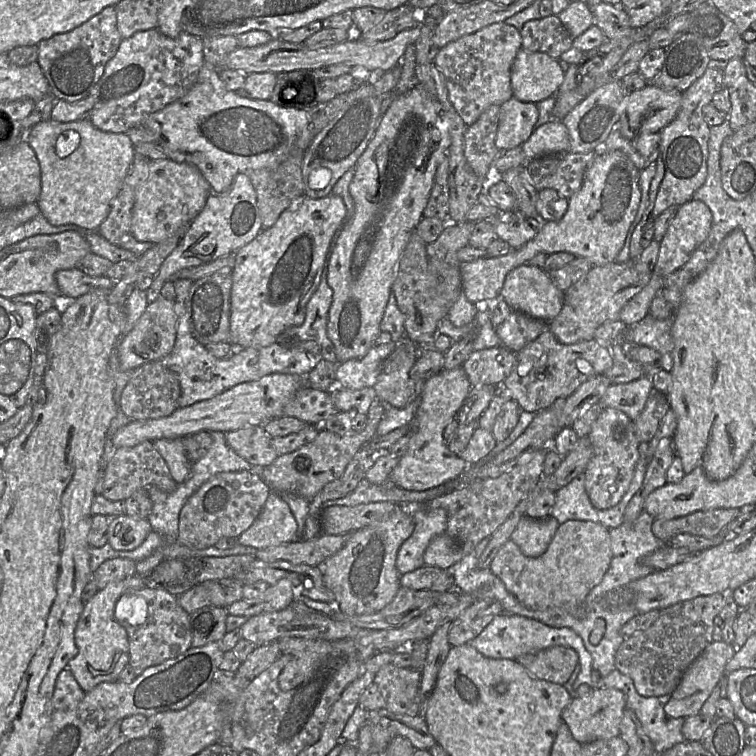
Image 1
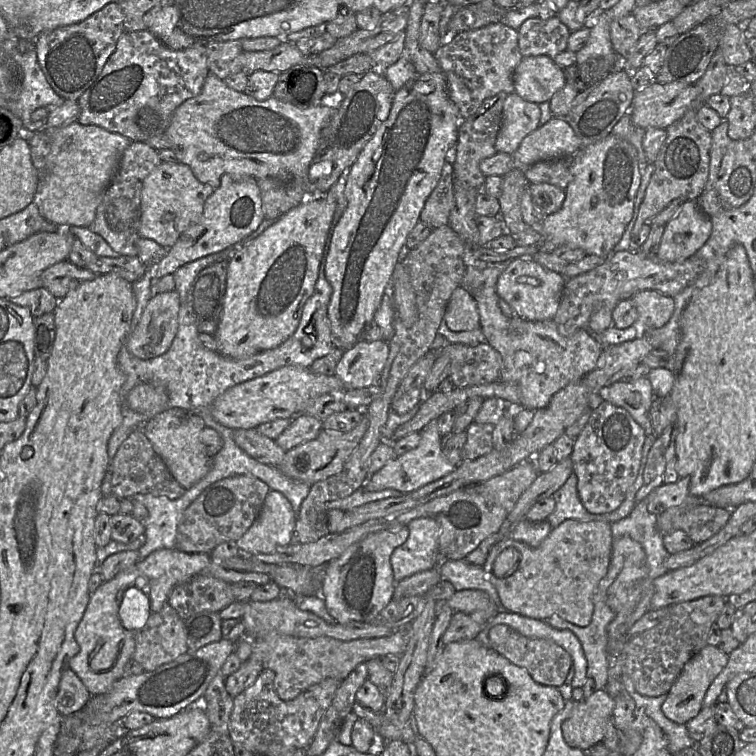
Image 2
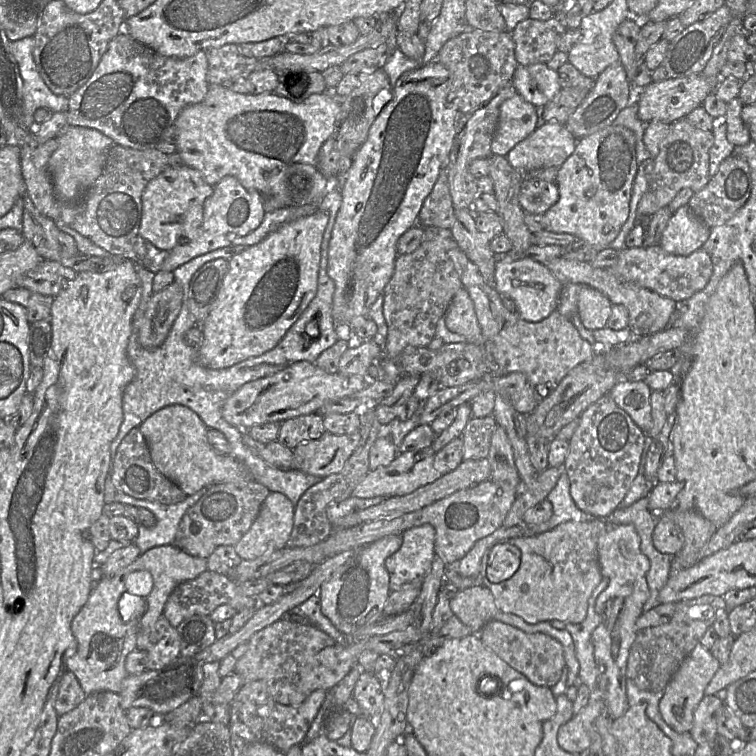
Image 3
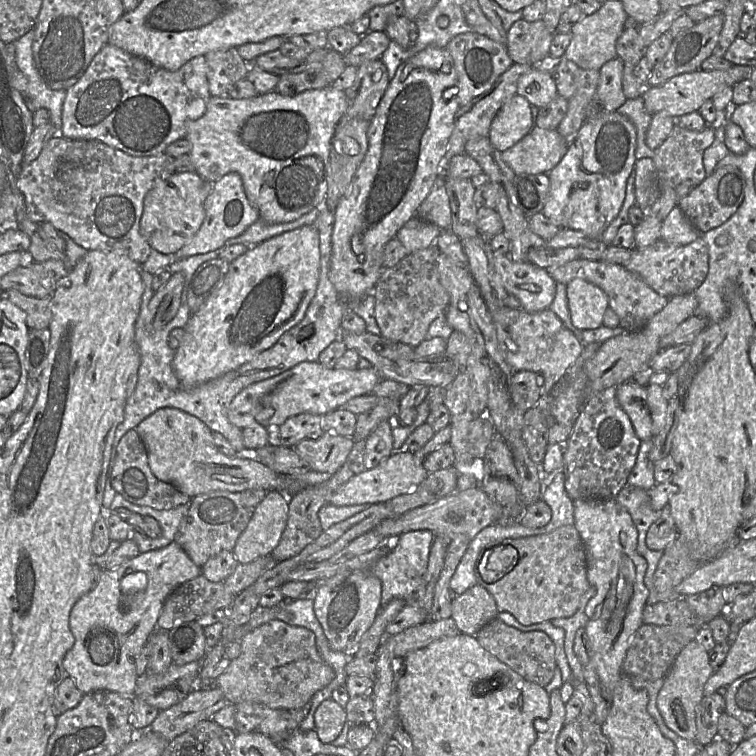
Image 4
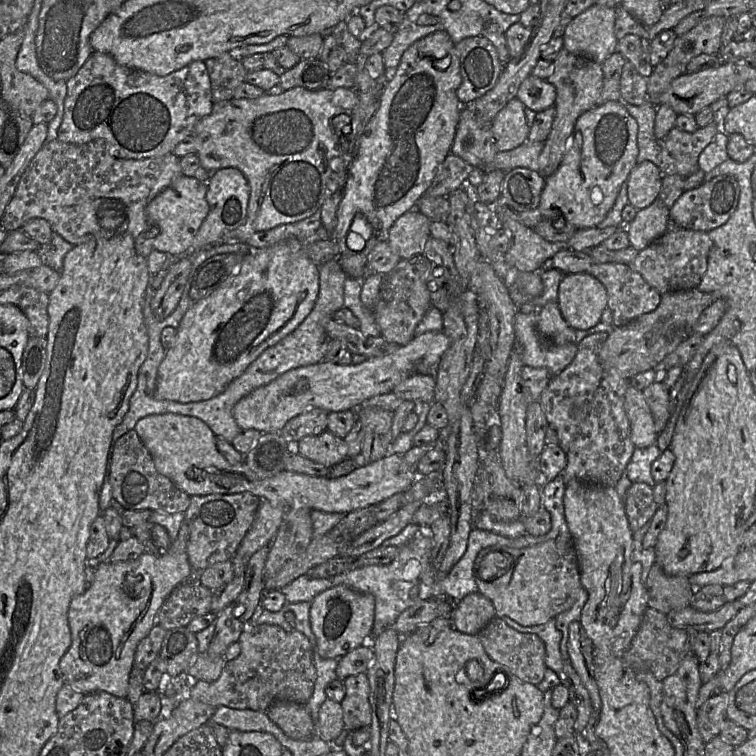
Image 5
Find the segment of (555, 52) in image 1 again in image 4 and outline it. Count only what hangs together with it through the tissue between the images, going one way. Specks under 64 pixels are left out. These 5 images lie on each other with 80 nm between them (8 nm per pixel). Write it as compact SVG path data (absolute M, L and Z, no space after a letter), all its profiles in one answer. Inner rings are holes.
M518 20L507 32L508 54L514 63L536 66L549 55L554 34L543 20L535 22Z

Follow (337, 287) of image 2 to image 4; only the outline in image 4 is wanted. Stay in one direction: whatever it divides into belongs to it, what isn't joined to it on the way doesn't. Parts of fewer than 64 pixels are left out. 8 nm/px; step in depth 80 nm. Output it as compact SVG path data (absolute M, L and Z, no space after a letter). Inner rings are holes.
M427 46L423 51L417 53L413 57L409 58L403 62L396 70L395 76L390 80L389 85L381 98L379 105L376 109L376 113L372 120L370 121L369 128L367 131L368 138L368 149L365 153L365 157L357 168L347 191L340 199L336 209L334 210L334 222L333 222L333 231L331 235L332 243L332 253L330 260L330 272L329 278L334 284L338 293L345 298L346 300L350 299L360 299L365 295L369 294L376 283L379 280L380 275L382 274L384 268L382 265L383 260L383 251L385 245L395 238L399 229L410 219L417 216L417 209L420 204L425 200L425 198L430 193L436 179L439 175L443 174L445 155L447 152L449 140L452 136L455 127L456 114L461 109L461 105L458 102L457 96L450 100L445 100L443 94L445 90L453 88L458 83L458 77L454 65L454 61L450 53L446 48L439 48L437 46ZM353 237L359 237L361 244L363 246L363 251L359 254L356 254L352 248L352 239Z

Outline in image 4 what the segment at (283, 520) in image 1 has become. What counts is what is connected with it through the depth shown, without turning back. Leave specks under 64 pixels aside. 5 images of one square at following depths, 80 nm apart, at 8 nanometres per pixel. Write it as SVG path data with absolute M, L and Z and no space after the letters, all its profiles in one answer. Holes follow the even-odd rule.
M268 491L233 548L239 564L271 555L286 527L288 512L289 499L280 491Z

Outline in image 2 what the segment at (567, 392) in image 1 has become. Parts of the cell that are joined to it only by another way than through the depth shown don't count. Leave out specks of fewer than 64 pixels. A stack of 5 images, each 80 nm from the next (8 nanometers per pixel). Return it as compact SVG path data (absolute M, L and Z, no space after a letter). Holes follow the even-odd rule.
M482 287L470 294L477 302L480 327L487 343L502 356L500 379L520 386L522 408L538 410L546 407L558 391L582 380L597 368L604 345L586 329L563 336L554 320L529 321L517 315L507 317L499 307L500 297L494 287Z

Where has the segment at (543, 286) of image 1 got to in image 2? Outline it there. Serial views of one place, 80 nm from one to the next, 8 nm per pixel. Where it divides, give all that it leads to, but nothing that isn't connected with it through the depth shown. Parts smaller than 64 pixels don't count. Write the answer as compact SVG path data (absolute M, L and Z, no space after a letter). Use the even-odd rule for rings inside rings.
M526 258L512 260L499 276L495 289L513 308L515 315L529 321L547 321L553 320L558 311L565 283L562 274Z

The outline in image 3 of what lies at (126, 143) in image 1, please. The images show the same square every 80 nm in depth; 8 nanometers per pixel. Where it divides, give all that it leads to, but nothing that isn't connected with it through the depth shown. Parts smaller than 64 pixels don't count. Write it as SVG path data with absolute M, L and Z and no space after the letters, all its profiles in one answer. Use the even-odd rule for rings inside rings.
M66 126L55 139L58 147L48 160L48 172L57 198L63 203L74 203L101 175L108 152L115 144L98 130L81 126Z

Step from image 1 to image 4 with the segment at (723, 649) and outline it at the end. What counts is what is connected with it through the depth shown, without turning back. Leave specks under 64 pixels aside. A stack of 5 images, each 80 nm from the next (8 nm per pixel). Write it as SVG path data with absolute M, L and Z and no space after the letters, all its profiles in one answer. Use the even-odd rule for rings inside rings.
M692 641L676 657L663 679L663 686L657 696L657 708L666 726L686 740L695 741L696 710L704 697L705 683L713 672L714 669L709 663L709 653L699 643Z

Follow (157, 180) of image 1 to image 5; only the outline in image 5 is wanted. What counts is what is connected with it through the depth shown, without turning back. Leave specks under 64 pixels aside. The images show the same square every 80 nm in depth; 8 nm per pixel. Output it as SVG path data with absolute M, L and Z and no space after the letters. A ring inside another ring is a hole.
M181 175L147 205L149 223L159 228L159 234L152 242L154 249L177 257L191 252L194 238L209 212L206 201L207 183Z

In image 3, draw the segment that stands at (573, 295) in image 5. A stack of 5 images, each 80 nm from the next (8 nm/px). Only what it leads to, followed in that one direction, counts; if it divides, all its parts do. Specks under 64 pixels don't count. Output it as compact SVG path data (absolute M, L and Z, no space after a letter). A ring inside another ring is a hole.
M581 285L577 297L577 314L585 328L597 330L607 327L612 303L601 291Z

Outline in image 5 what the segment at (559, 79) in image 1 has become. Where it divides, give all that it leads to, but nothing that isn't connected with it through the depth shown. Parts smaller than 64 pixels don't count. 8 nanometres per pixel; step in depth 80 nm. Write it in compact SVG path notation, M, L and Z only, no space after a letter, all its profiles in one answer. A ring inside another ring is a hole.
M529 75L521 83L516 98L526 108L538 113L554 105L556 89L546 79Z

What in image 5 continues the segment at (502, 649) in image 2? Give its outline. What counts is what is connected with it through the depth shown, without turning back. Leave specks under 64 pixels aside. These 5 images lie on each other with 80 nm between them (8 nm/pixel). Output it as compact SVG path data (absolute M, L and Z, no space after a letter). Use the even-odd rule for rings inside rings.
M494 617L476 635L486 654L510 670L519 680L533 685L539 684L547 669L545 644L539 636L522 633L508 626L501 618Z

